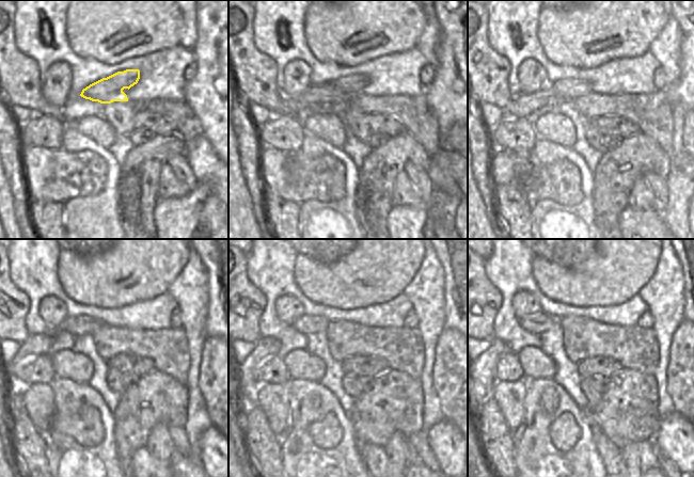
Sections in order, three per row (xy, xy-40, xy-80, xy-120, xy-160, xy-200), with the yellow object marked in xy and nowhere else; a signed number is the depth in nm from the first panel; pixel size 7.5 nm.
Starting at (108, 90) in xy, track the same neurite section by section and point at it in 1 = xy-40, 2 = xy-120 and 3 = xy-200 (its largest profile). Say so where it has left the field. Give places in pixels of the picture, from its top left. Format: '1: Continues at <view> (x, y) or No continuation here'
1: Continues at xy-40 (340, 92)
2: Continues at xy-120 (79, 326)
3: Continues at xy-200 (539, 322)

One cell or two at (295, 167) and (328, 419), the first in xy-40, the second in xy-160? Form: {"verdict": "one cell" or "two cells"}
{"verdict": "one cell"}

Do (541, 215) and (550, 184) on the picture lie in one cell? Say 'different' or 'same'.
different

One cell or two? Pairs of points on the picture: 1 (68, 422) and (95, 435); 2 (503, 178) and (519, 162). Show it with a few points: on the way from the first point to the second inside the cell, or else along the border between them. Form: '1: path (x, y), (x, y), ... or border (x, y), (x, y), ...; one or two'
1: path (75, 425), (89, 432); one
2: border (511, 152), (513, 176), (516, 184); two

